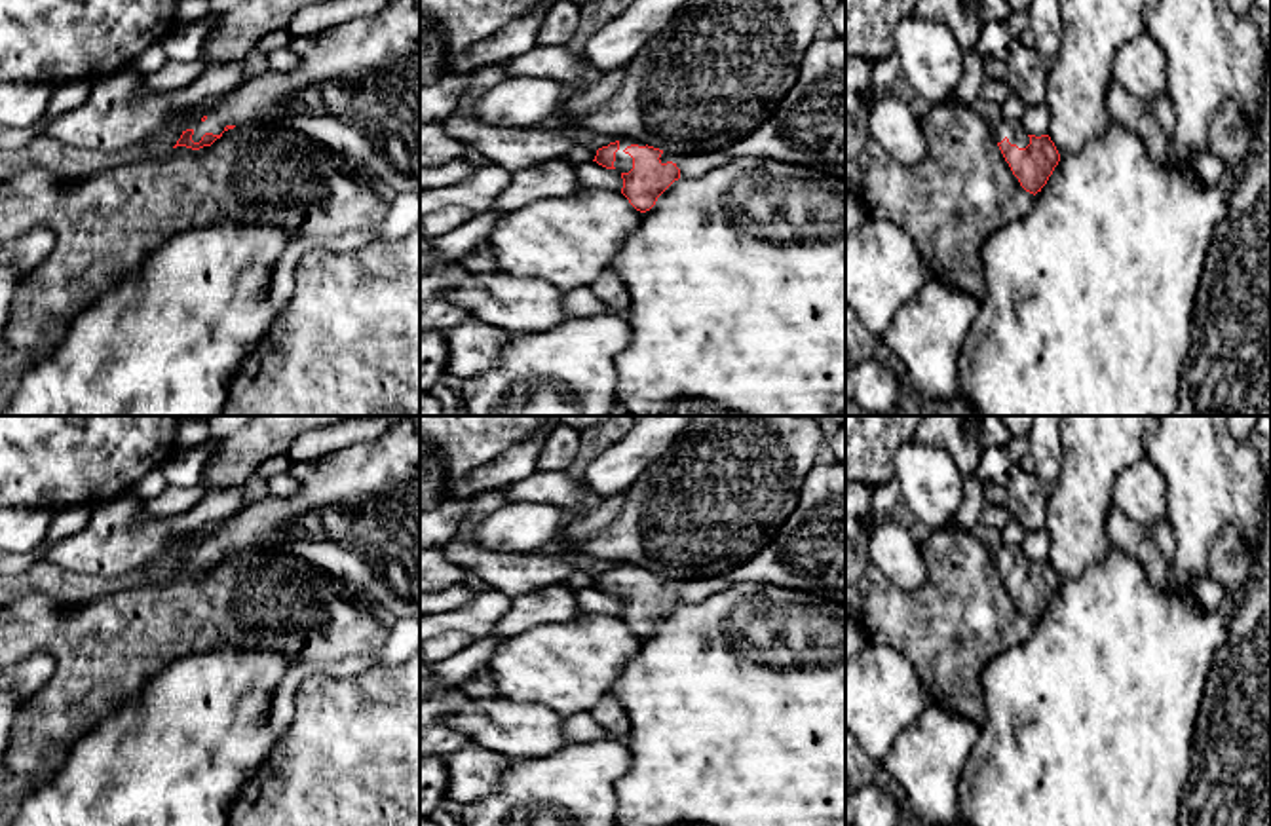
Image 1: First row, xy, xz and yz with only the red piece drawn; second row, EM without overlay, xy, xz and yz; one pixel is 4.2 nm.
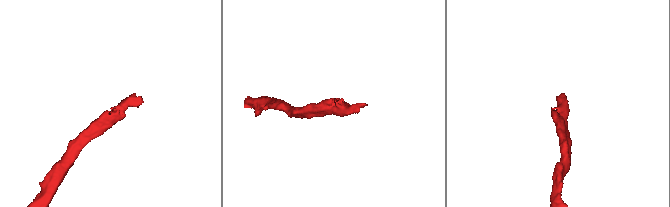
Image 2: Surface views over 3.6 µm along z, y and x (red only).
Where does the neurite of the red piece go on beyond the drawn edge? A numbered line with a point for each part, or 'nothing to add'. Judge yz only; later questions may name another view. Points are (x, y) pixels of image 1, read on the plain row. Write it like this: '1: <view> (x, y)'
1: yz (1015, 557)

